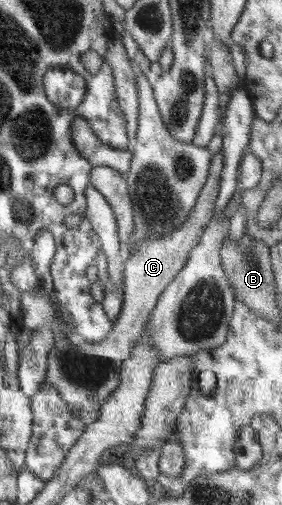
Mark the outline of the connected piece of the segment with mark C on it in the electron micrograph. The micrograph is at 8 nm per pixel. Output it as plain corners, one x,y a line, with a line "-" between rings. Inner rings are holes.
221,147
212,155
206,183
181,228
160,236
157,240
144,240
131,246
130,256
124,264
124,301
110,333
101,342
84,341
79,345
73,345
67,337
55,336
54,345
47,354
45,381
58,390
60,397
68,404
68,410
83,423
89,425
97,420
100,406
119,386
123,361
131,356
161,293
186,265
191,250
199,244
204,230
214,216
213,207
218,197
224,165
223,151
224,148

